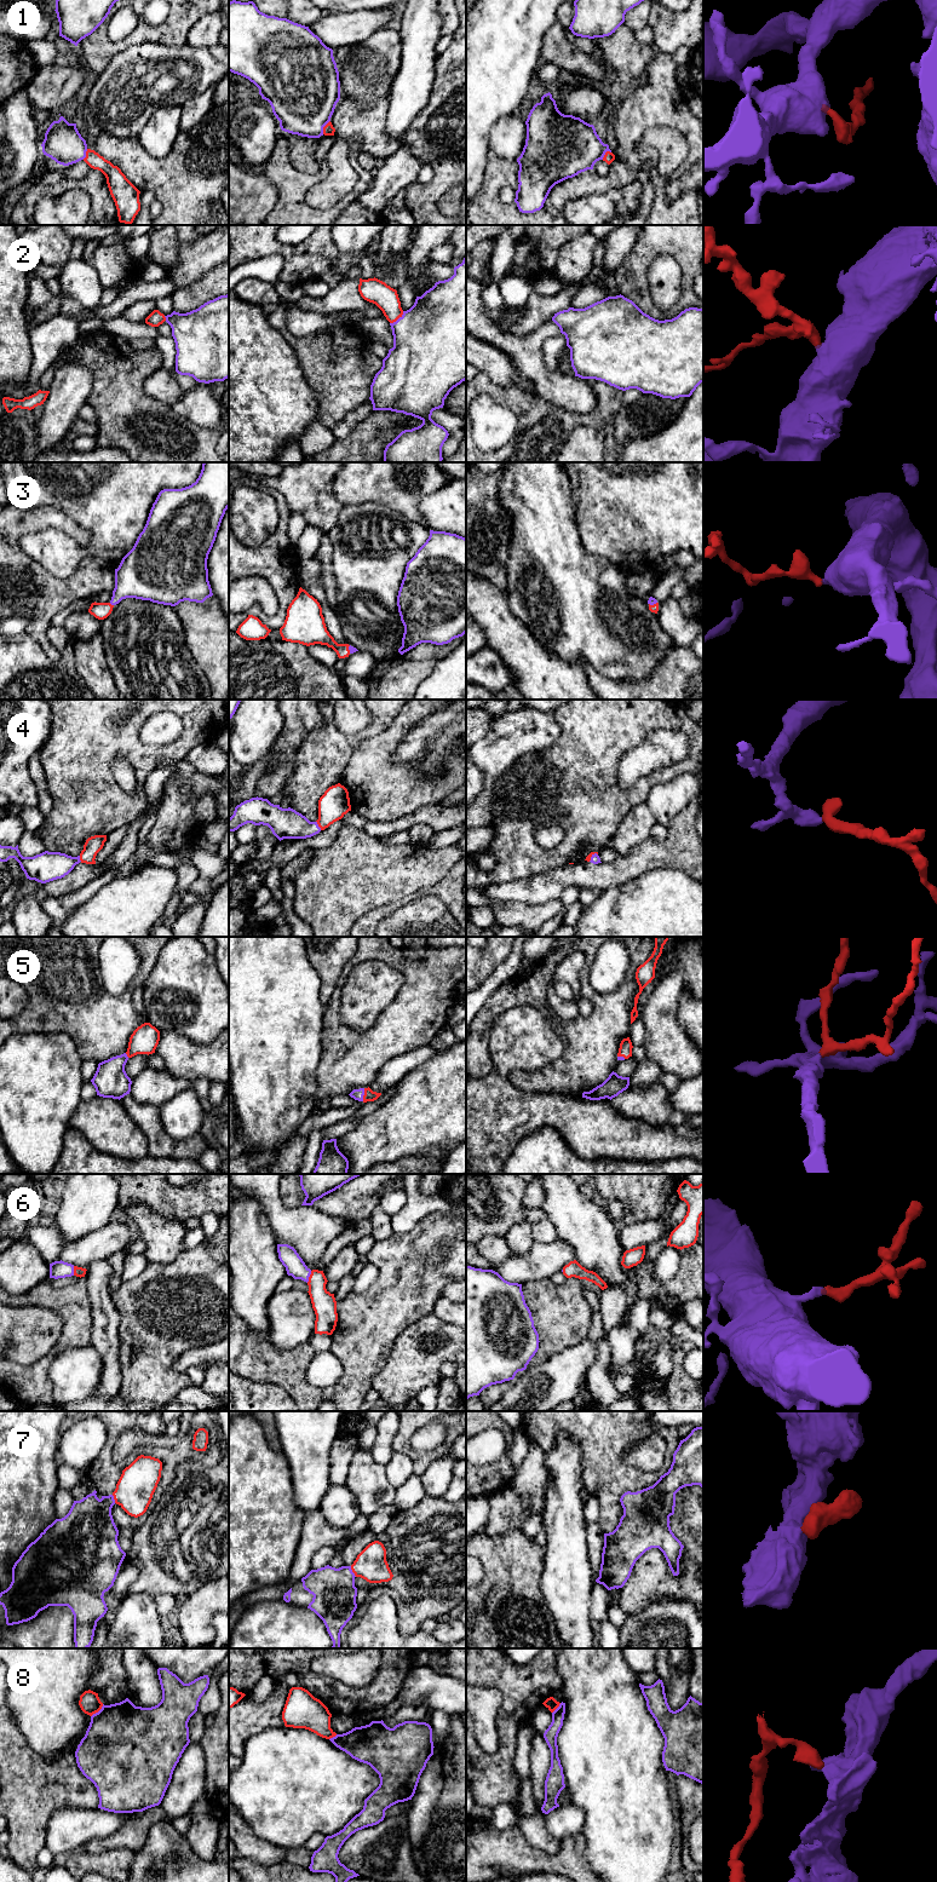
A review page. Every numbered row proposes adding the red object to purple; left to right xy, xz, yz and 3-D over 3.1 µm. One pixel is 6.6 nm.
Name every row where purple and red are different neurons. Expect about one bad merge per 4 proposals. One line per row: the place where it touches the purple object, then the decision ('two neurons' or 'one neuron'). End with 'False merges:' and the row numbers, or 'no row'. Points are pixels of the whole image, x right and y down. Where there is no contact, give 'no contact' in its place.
1: contact xz (323, 126); one neuron
2: contact xz (398, 318); one neuron
3: contact xy (111, 604); one neuron
4: contact xz (317, 826); one neuron
5: contact xz (363, 1094); one neuron
6: contact xz (309, 1276); one neuron
7: contact xz (351, 1571); one neuron
8: contact xy (98, 1711); two neurons
False merges: 8

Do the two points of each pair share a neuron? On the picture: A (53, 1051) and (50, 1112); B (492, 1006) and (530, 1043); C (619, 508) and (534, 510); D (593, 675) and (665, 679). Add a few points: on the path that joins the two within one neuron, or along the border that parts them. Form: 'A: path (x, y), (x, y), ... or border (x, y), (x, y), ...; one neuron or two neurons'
A: path (50, 1066), (50, 1097); one neuron
B: border (527, 1003), (506, 1008), (494, 1020), (489, 1040); two neurons
C: border (569, 482), (574, 517), (581, 537); two neurons
D: path (611, 686), (647, 686); one neuron

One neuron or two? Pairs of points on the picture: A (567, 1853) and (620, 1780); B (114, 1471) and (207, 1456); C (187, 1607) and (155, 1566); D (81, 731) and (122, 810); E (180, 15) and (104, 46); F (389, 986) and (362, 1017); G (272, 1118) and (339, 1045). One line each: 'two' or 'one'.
A: two
B: one
C: two
D: one
E: one
F: one
G: two

